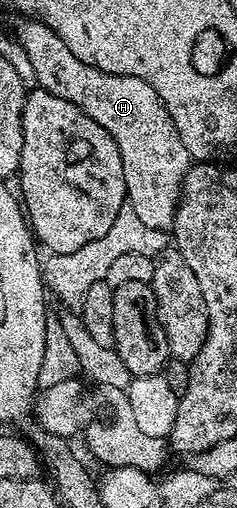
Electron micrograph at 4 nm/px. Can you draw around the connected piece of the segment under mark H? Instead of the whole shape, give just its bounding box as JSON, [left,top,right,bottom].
[18,18,190,230]

